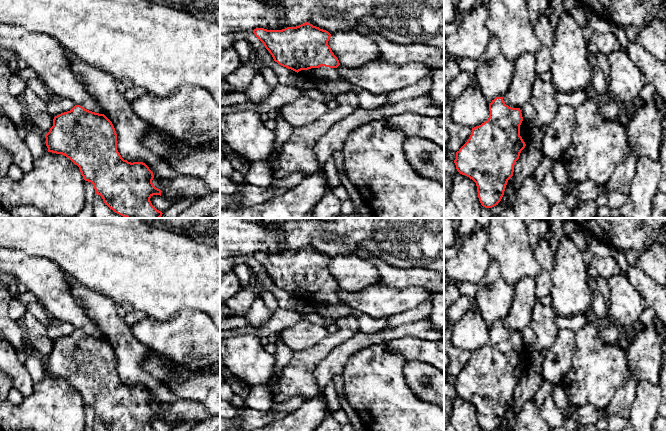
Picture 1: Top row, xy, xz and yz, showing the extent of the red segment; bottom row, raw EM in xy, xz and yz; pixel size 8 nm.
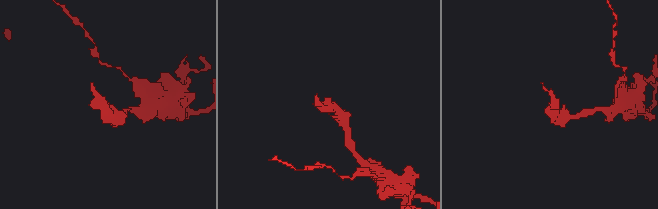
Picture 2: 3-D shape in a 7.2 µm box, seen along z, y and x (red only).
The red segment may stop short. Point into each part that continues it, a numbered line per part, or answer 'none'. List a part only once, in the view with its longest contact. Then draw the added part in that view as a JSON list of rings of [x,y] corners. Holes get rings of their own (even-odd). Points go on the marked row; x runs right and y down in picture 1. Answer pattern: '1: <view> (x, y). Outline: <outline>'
1: xz (315, 74). Outline: [[[321,66],[319,68],[311,68],[308,70],[301,70],[298,72],[298,74],[306,79],[310,79],[313,81],[323,79],[336,81],[341,79],[341,76],[339,75],[336,68],[329,68],[325,66]]]

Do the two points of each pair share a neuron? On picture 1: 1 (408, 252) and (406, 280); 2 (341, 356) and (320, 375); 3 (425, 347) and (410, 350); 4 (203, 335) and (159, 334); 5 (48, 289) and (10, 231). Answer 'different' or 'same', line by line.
1: different
2: same
3: same
4: same
5: different

